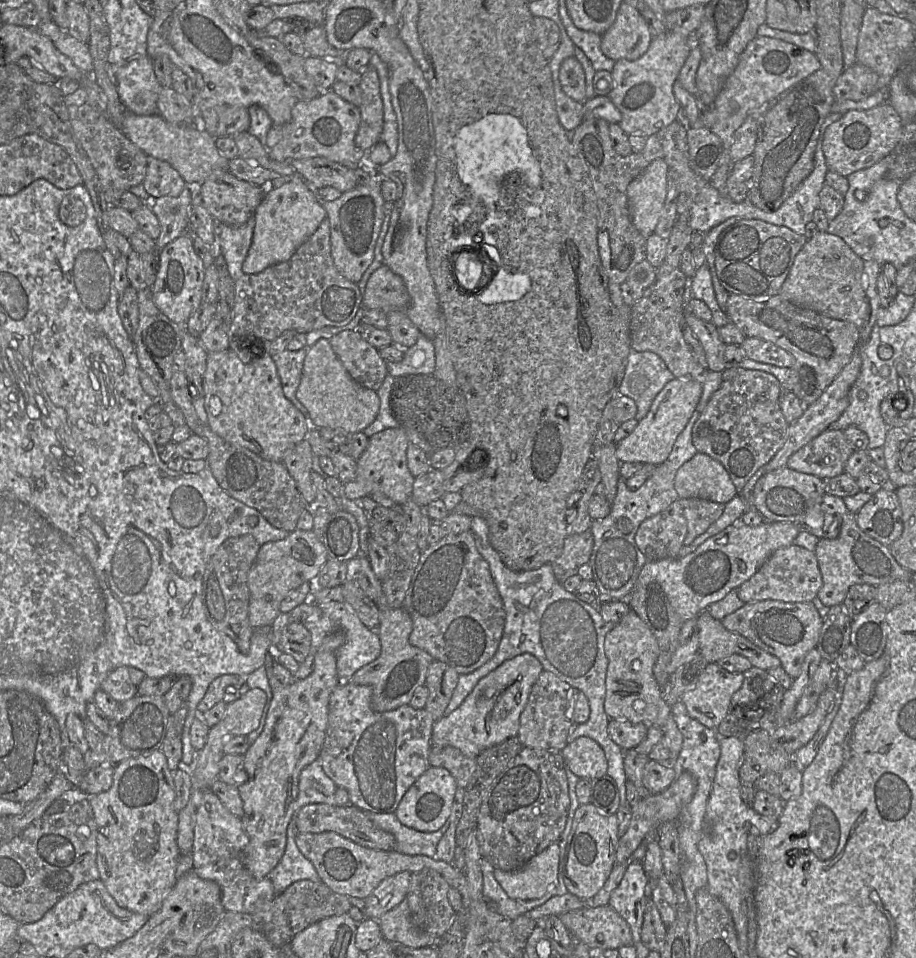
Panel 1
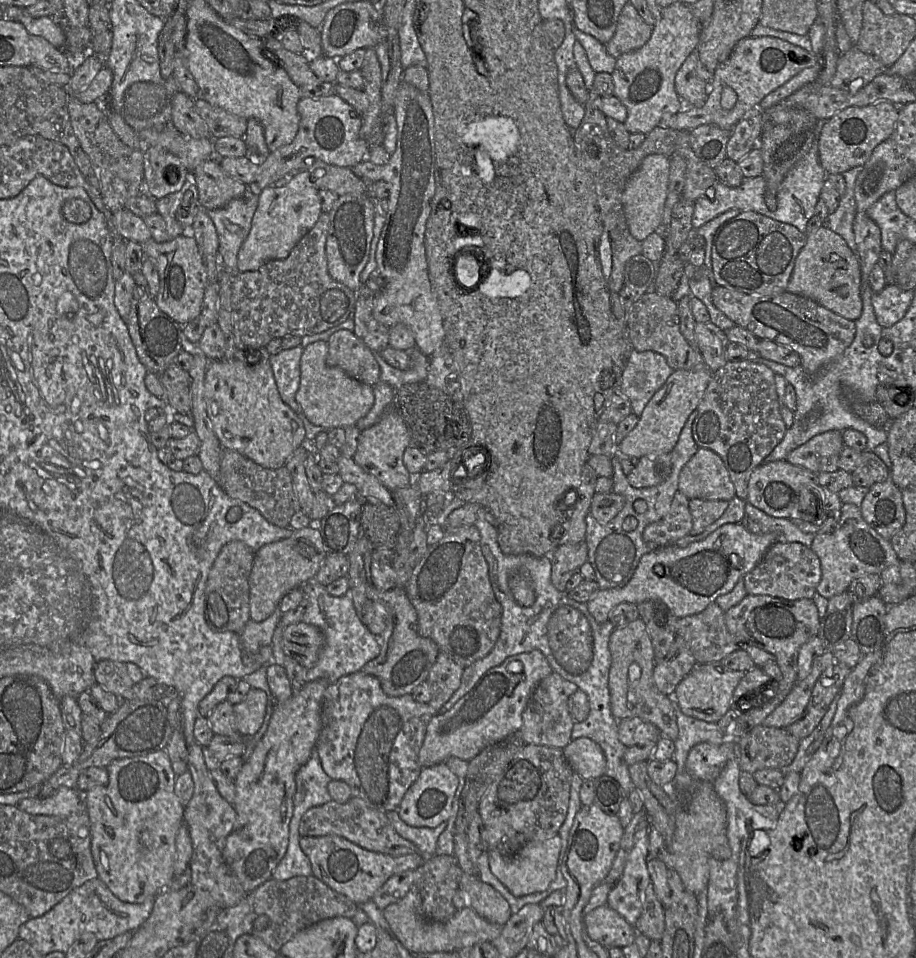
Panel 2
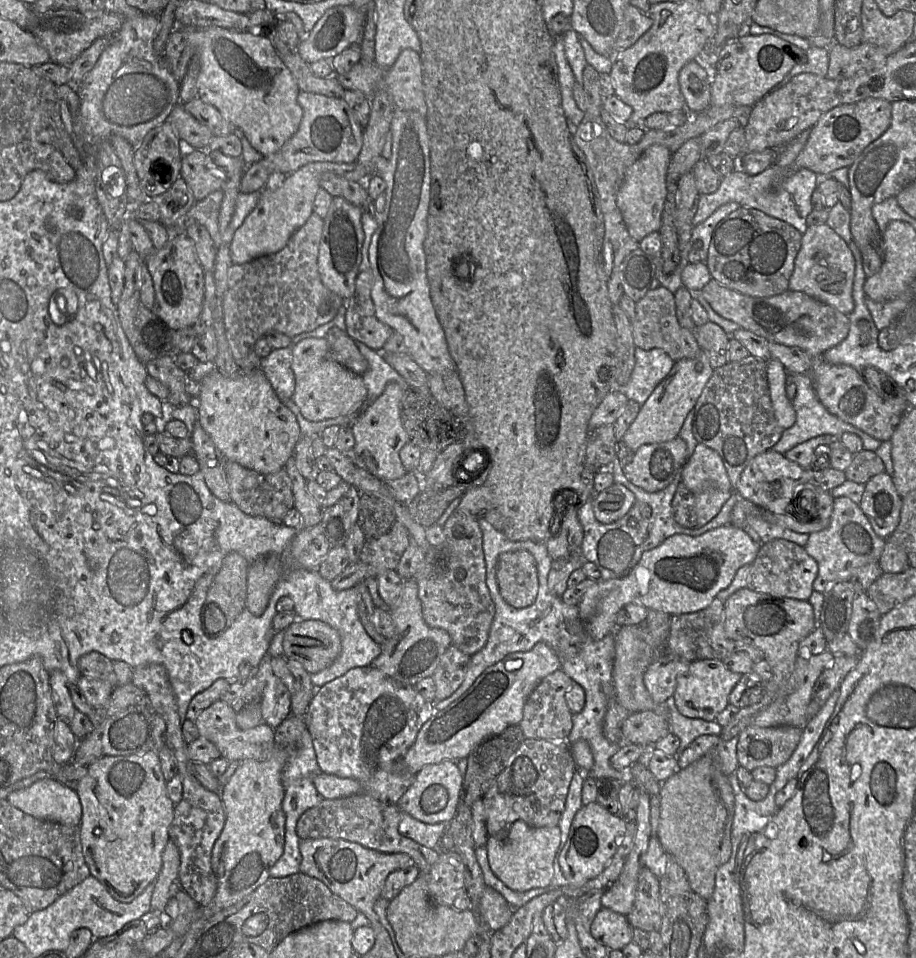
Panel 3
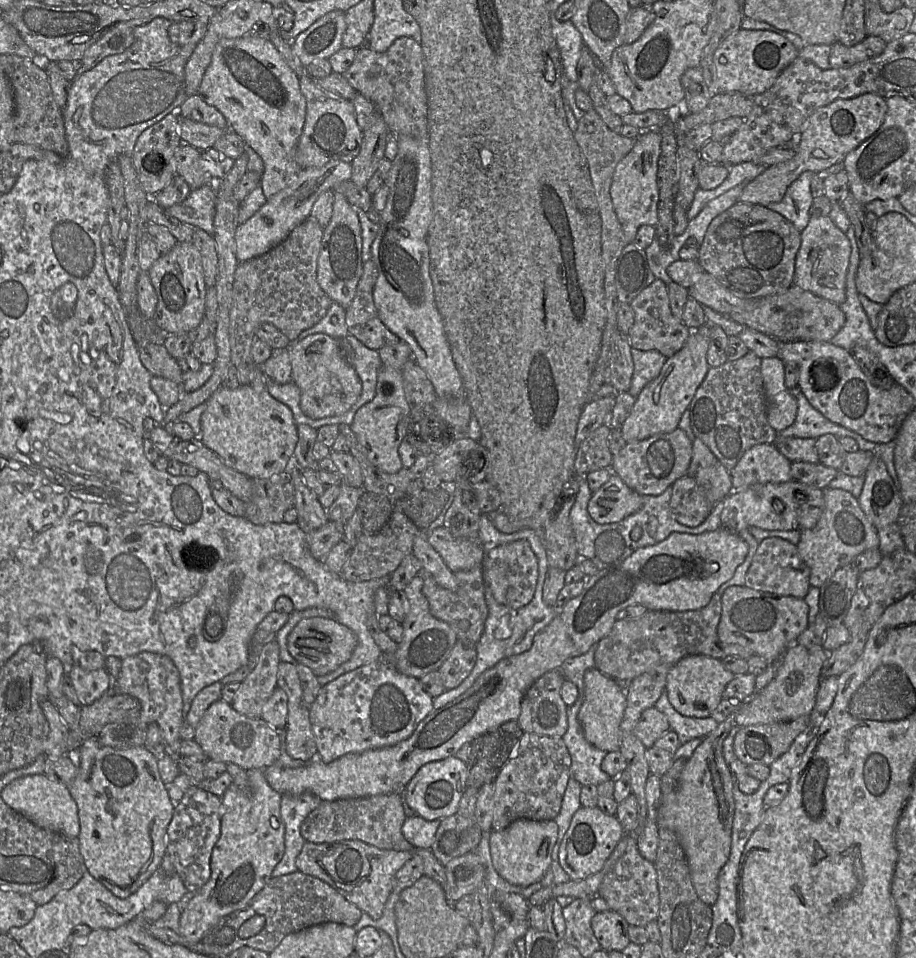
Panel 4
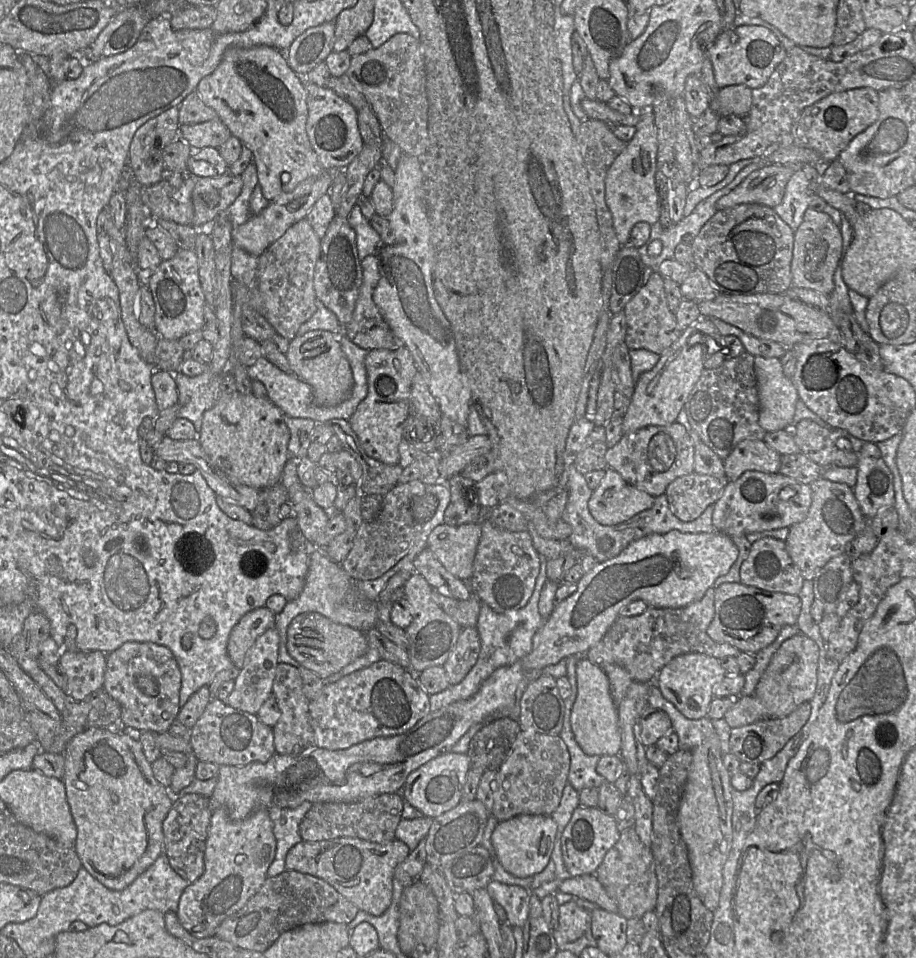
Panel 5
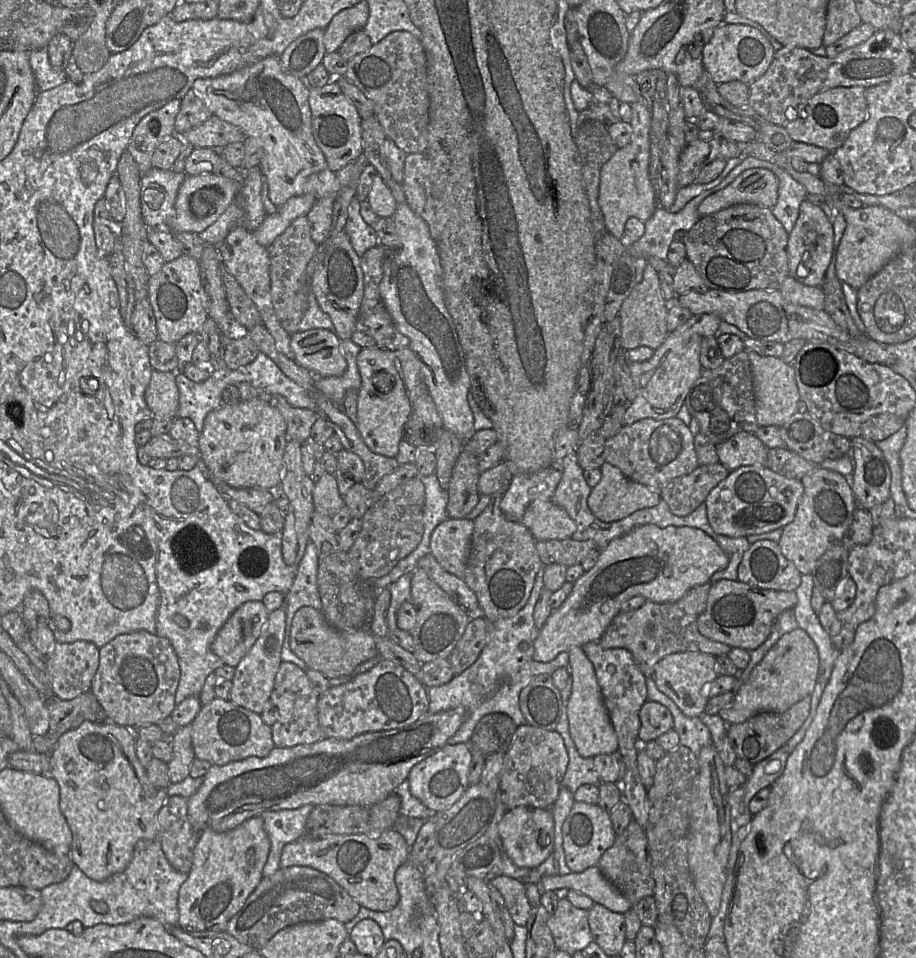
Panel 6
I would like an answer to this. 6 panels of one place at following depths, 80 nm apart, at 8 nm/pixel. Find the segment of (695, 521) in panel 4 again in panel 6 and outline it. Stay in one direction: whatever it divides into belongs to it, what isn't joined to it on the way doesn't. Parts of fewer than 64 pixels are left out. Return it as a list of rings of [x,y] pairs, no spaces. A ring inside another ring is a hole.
[[[720,462],[698,466],[688,475],[671,480],[660,496],[676,516],[687,516],[705,503],[708,494],[730,471]]]

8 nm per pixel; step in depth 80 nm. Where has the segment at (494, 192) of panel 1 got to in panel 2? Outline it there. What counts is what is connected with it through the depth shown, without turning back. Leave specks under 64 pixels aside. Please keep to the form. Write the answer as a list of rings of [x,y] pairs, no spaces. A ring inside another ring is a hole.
[[[488,116],[467,125],[462,142],[469,148],[484,151],[492,163],[504,163],[518,149],[520,133],[507,116]]]

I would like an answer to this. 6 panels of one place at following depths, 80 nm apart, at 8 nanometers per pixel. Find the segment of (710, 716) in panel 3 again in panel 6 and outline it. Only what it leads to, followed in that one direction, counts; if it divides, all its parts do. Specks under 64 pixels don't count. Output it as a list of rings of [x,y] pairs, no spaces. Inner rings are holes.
[[[687,651],[662,658],[655,665],[653,679],[657,688],[667,695],[686,716],[700,717],[705,713],[709,699],[707,687],[718,675],[716,656],[703,652]]]

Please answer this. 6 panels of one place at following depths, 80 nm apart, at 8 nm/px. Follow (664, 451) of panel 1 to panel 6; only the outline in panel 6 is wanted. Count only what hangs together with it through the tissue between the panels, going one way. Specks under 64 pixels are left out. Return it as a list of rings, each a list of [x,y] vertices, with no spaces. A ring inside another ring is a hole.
[[[714,314],[693,315],[667,336],[649,360],[628,363],[636,397],[626,406],[622,419],[623,426],[646,418],[664,420],[677,416],[689,390],[702,372],[699,360],[702,341],[708,337],[717,339],[720,322],[721,318]]]

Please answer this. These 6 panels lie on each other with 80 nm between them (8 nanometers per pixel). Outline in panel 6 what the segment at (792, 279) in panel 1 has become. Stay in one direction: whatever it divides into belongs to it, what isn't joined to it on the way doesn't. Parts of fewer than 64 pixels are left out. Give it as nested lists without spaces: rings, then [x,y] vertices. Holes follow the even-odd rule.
[[[808,199],[799,208],[799,217],[789,234],[787,254],[789,259],[789,275],[806,286],[821,288],[823,280],[834,252],[833,224],[822,208]]]

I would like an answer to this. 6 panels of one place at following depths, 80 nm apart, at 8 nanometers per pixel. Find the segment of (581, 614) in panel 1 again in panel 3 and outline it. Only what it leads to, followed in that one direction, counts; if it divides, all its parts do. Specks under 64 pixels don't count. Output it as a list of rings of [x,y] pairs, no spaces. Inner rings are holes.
[[[485,518],[478,520],[478,522],[482,532],[482,546],[486,566],[486,584],[488,586],[490,596],[495,604],[495,615],[489,631],[488,640],[482,649],[480,649],[471,656],[470,665],[462,684],[448,698],[441,701],[436,701],[434,703],[435,709],[442,710],[449,706],[453,701],[458,699],[463,693],[465,693],[471,687],[471,685],[483,673],[485,669],[499,662],[508,654],[514,652],[527,652],[530,651],[536,643],[544,642],[557,655],[561,664],[561,670],[563,670],[563,672],[565,672],[576,684],[580,685],[585,692],[585,706],[582,709],[582,711],[573,714],[572,716],[573,727],[567,739],[567,743],[569,745],[572,745],[578,740],[585,740],[589,743],[591,747],[594,758],[594,765],[593,768],[589,772],[584,773],[584,775],[586,776],[586,778],[591,778],[594,780],[601,778],[610,778],[618,780],[622,783],[625,781],[631,781],[628,770],[618,771],[614,769],[610,764],[611,757],[619,751],[623,742],[619,743],[610,742],[605,737],[603,730],[605,715],[613,698],[612,669],[615,658],[614,634],[616,630],[607,634],[601,640],[594,640],[589,635],[584,622],[579,616],[578,606],[568,605],[565,602],[563,602],[561,598],[555,597],[554,595],[551,594],[551,592],[548,589],[548,574],[551,568],[552,559],[548,554],[545,543],[534,542],[531,540],[514,542],[509,540],[504,535],[503,532],[495,530],[494,527],[491,524],[489,524],[489,522]],[[518,550],[526,550],[534,556],[537,564],[538,573],[538,593],[536,600],[531,606],[522,609],[516,609],[512,607],[503,599],[503,597],[500,594],[496,578],[496,566],[499,555],[504,552],[514,552]]]

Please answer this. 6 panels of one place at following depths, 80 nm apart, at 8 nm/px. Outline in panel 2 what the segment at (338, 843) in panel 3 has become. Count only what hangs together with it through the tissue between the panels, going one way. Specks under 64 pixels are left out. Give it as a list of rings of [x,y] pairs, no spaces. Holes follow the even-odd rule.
[[[338,835],[301,836],[299,846],[310,860],[312,875],[356,904],[372,900],[388,878],[406,870],[416,870],[426,859],[420,853],[389,855],[370,851]]]

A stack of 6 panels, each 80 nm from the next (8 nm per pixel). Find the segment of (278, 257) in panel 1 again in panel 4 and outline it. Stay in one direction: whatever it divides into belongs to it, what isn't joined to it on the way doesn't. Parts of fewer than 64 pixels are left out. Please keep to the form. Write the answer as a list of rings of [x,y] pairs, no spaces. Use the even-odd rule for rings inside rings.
[[[330,161],[322,167],[302,169],[296,179],[278,192],[246,222],[239,224],[235,232],[235,253],[239,262],[245,262],[266,254],[283,242],[290,232],[309,218],[319,196],[351,181],[352,165],[343,161]]]

